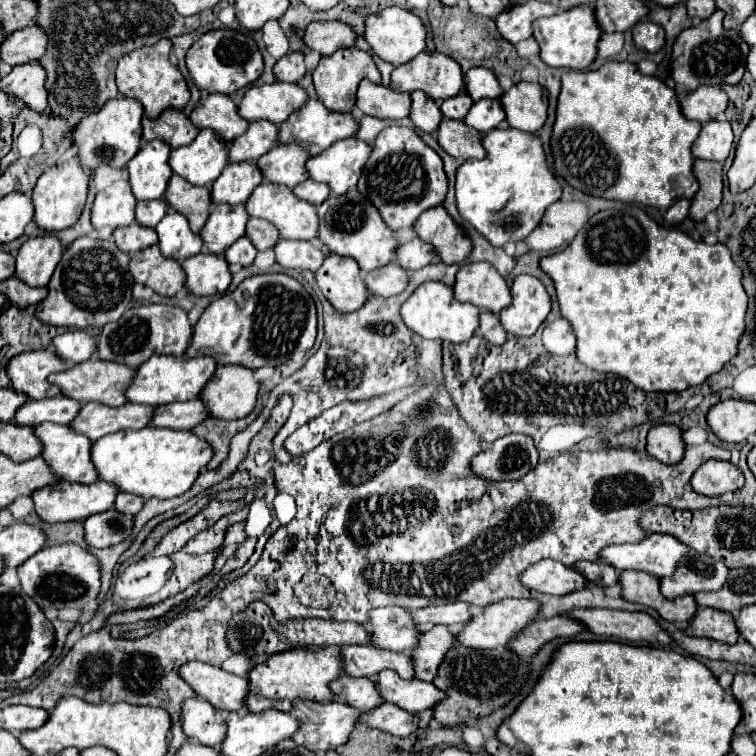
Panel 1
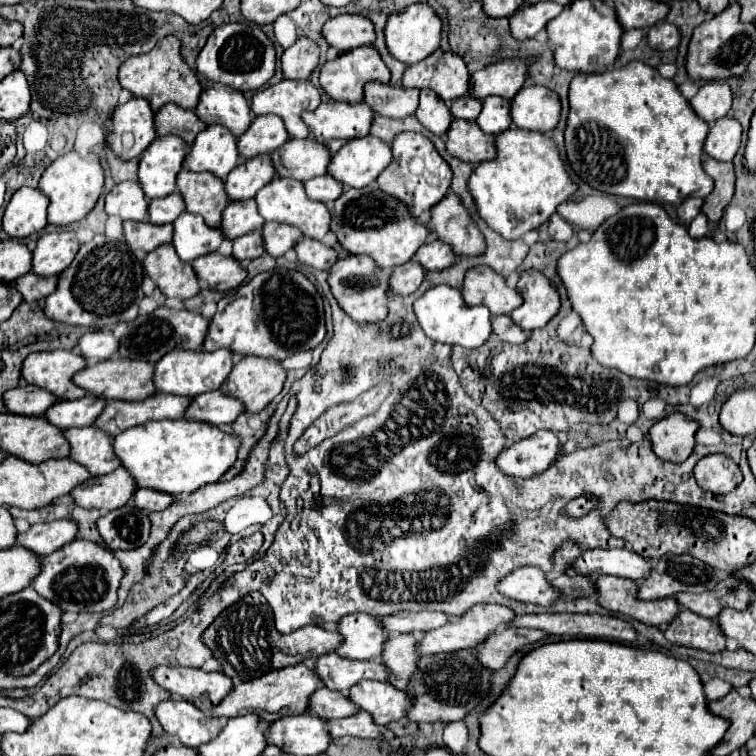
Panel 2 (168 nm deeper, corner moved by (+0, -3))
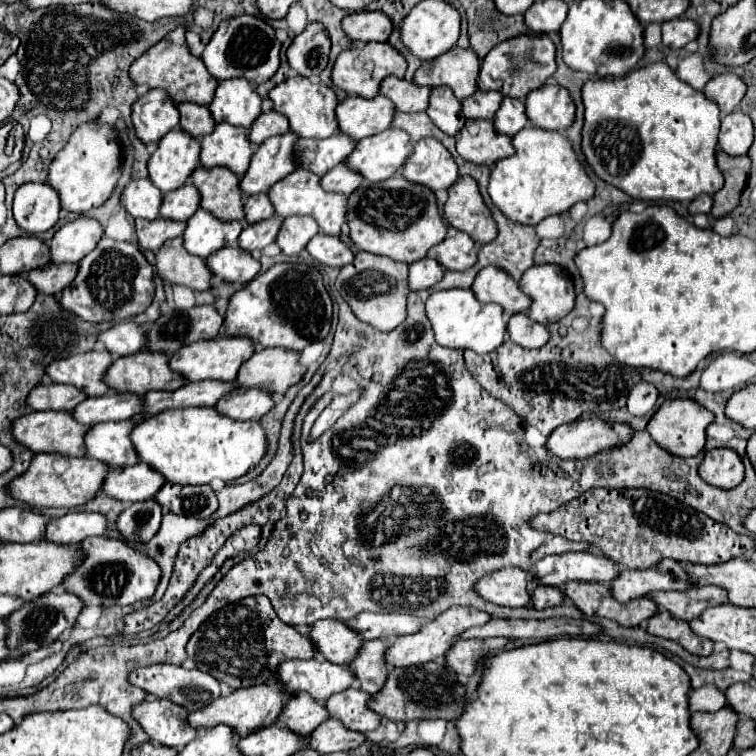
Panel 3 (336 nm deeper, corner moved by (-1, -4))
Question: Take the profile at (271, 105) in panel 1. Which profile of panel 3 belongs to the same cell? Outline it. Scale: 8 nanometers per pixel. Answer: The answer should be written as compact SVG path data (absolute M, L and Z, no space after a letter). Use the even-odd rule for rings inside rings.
M297 75L297 77L285 79L277 87L273 87L269 97L273 101L273 109L281 111L289 119L291 131L297 133L299 137L325 139L325 137L339 133L337 119L335 119L335 107L339 105L339 99L331 87L327 87L323 83L313 83L311 79Z

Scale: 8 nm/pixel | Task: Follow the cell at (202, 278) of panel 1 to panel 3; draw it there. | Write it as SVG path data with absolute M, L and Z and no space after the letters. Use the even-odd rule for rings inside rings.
M223 247L215 251L207 257L207 265L219 279L233 283L249 283L261 269L259 261L241 247Z

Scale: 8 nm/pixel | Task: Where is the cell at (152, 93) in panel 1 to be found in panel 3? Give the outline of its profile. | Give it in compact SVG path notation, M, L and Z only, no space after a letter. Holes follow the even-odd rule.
M177 27L175 31L165 35L165 39L161 39L161 43L153 45L141 59L137 59L137 63L133 63L133 67L129 69L129 75L137 85L149 85L151 89L155 89L155 87L165 89L177 103L195 101L197 105L209 105L213 101L213 93L219 85L219 81L209 75L203 61L199 57L191 55L189 45L185 41L185 27Z

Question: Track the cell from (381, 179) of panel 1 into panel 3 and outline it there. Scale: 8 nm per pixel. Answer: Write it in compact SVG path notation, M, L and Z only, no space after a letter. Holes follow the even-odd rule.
M433 137L415 143L413 155L403 167L403 175L413 183L433 187L433 191L449 189L459 179L457 163L451 153Z

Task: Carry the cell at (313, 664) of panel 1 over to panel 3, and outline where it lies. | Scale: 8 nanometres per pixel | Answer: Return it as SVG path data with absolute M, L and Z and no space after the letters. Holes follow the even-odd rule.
M271 683L271 685L255 685L251 689L241 689L241 691L233 691L229 697L219 697L213 703L209 703L209 707L197 709L193 713L189 713L187 723L193 729L203 729L203 727L215 727L215 725L227 725L233 729L235 735L245 737L253 731L263 729L265 725L271 725L277 721L277 709L281 709L285 705L285 691L279 683Z

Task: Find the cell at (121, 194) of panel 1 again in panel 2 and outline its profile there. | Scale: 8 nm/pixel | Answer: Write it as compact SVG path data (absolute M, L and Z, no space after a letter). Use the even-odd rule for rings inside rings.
M120 182L106 194L108 216L120 216L122 220L148 220L148 202L138 182Z

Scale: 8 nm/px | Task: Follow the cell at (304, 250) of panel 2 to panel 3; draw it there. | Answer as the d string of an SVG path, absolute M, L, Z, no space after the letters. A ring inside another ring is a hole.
M317 233L307 243L307 251L317 261L321 261L329 267L343 267L345 263L349 263L353 259L351 249L339 237L331 237L331 235L325 235L325 233Z

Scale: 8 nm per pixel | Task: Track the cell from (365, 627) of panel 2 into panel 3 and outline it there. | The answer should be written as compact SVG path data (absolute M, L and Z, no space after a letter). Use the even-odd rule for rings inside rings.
M335 619L313 623L309 639L313 641L315 653L337 665L347 665L349 659L353 659L353 655L361 649L361 637Z

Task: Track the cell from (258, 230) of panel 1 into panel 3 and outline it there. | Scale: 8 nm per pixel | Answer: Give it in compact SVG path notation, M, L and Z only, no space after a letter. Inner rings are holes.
M293 215L283 221L275 243L285 255L299 255L317 233L319 225L311 215Z

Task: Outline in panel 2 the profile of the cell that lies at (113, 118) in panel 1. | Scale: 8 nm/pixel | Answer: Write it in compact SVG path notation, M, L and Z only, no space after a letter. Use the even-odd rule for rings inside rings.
M130 98L126 104L116 106L110 118L110 128L106 134L106 146L120 158L120 160L132 160L138 158L150 142L156 140L156 130L154 130L154 112L150 110L150 104L144 98Z

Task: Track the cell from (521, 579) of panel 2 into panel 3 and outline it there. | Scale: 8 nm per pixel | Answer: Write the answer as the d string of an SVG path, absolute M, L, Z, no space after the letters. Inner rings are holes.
M505 567L481 577L475 583L477 595L501 607L525 607L531 599L527 591L529 573L517 567Z

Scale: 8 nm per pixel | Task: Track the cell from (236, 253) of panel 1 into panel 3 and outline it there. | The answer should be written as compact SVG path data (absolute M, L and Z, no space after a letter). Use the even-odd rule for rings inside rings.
M273 215L269 219L259 221L259 223L247 225L239 235L239 247L245 251L255 251L255 249L267 247L269 243L275 241L275 237L281 229L281 223L283 223L283 217Z

